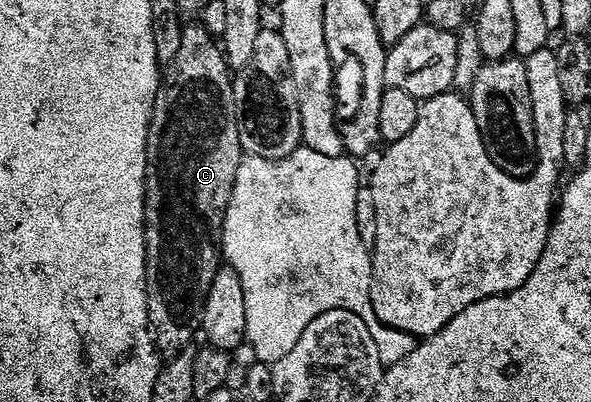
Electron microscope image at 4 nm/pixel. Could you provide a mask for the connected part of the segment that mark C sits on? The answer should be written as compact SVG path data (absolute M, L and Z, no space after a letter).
M187 24L182 31L182 38L180 39L180 52L176 55L176 59L172 62L169 62L167 71L165 70L164 76L161 78L160 84L158 86L158 98L154 100L154 117L150 120L150 138L148 139L148 163L146 164L146 293L150 297L150 320L152 322L153 332L156 334L156 344L158 346L158 352L163 358L171 359L183 348L189 346L191 342L194 341L194 329L196 333L196 322L200 317L200 303L205 303L208 299L208 291L212 291L212 283L216 279L220 268L220 262L223 260L222 255L222 228L224 227L224 219L226 218L226 212L228 207L232 203L232 191L236 187L236 175L240 171L240 163L244 159L244 152L242 153L242 133L238 130L238 105L234 102L234 97L236 98L236 85L232 80L230 82L230 76L232 76L231 67L226 60L226 54L220 48L219 42L216 40L214 42L214 37L205 29L202 25L190 25Z

